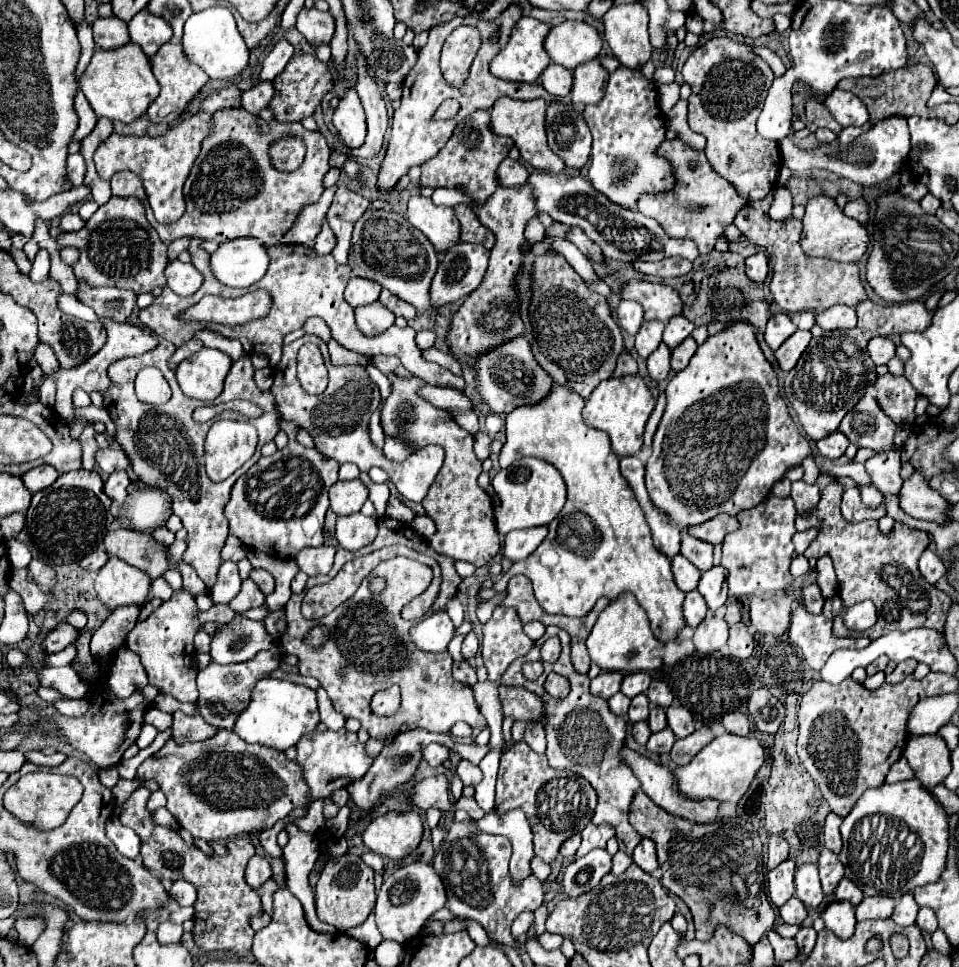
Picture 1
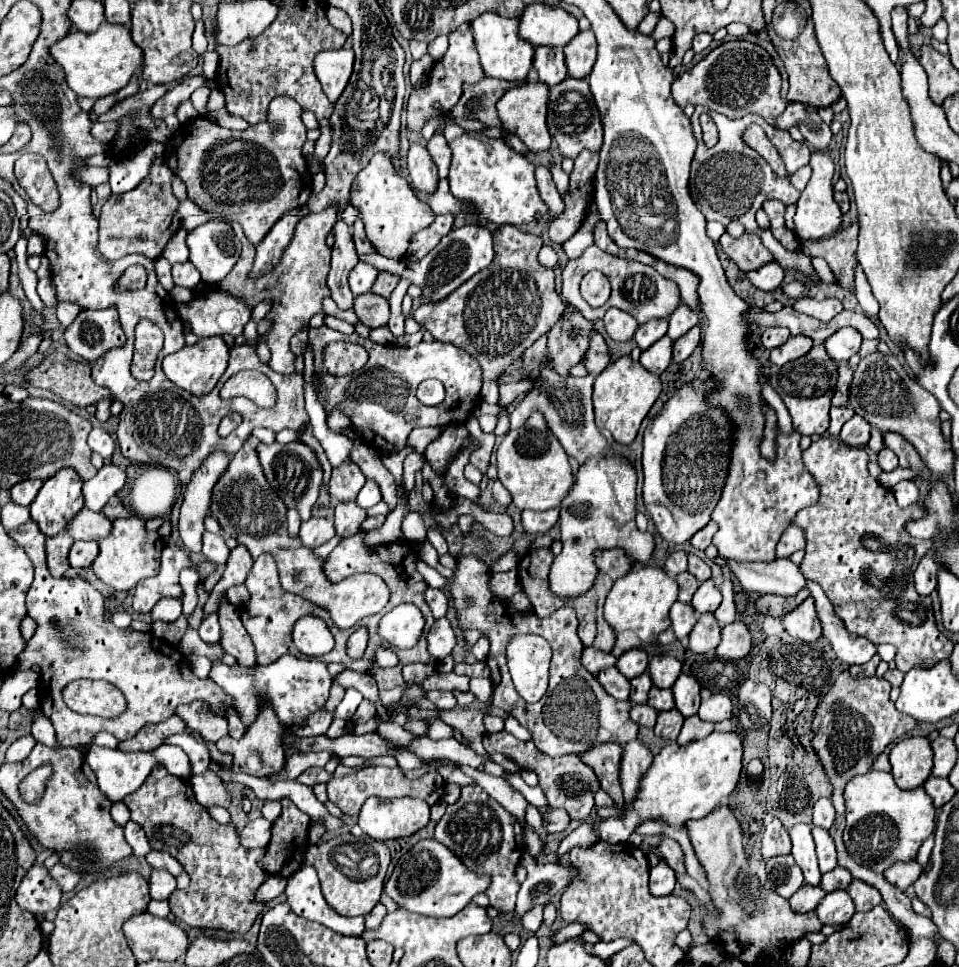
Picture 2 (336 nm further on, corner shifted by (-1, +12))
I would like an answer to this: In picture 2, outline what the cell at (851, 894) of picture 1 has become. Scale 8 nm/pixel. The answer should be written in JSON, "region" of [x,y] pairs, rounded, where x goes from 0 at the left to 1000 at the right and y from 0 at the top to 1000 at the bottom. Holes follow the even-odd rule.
{"region":[[[872,897],[872,899],[868,899],[868,901],[863,901],[863,903],[857,905],[855,917],[861,923],[865,923],[865,921],[872,921],[872,919],[882,919],[886,915],[886,911],[888,911],[886,901],[880,899],[880,897]]]}

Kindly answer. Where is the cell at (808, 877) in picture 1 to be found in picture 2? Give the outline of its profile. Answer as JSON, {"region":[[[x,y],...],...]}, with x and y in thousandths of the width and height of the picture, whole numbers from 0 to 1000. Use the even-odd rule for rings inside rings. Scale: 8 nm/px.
{"region":[[[838,851],[830,853],[822,861],[826,868],[826,884],[838,903],[838,913],[840,915],[855,915],[857,903],[853,899],[849,868],[845,863],[845,853],[838,853]]]}

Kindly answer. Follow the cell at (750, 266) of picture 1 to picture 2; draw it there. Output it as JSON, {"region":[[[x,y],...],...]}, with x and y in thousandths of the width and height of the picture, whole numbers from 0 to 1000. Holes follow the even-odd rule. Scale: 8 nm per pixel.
{"region":[[[803,270],[797,276],[782,280],[780,286],[786,297],[790,297],[795,301],[807,301],[818,289],[818,278],[809,270]]]}

